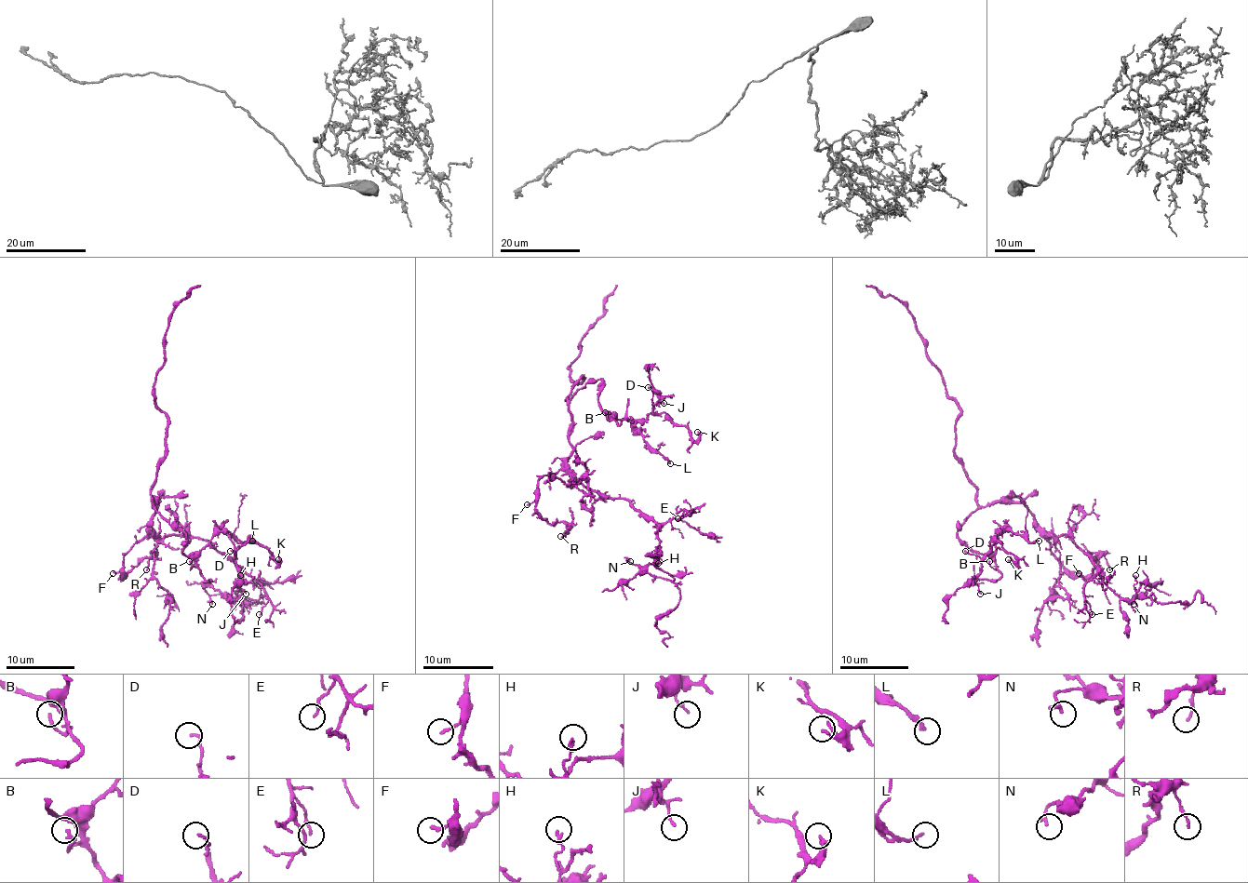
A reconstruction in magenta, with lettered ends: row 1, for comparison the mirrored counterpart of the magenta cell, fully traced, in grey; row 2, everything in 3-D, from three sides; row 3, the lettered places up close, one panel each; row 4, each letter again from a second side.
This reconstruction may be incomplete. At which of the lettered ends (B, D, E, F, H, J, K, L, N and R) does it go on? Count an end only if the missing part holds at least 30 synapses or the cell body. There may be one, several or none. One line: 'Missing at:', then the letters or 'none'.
Missing at: none

